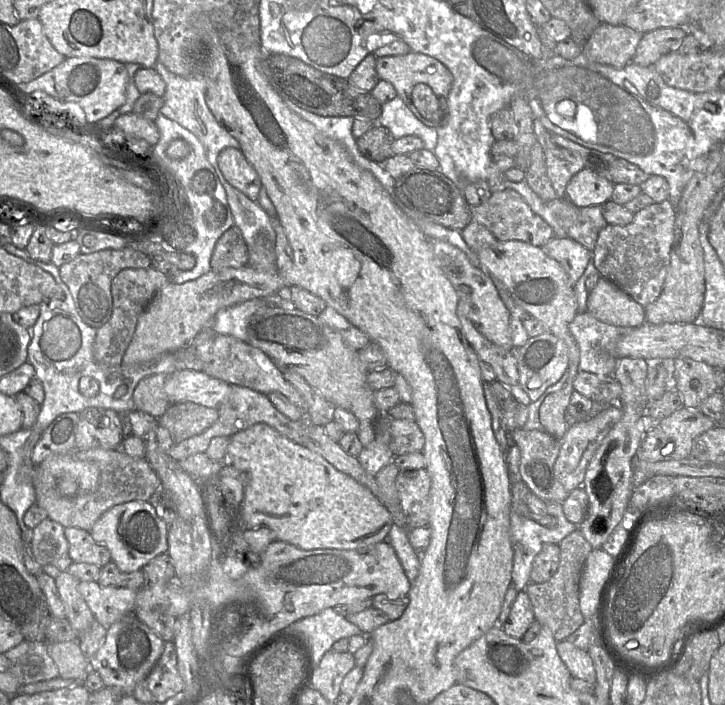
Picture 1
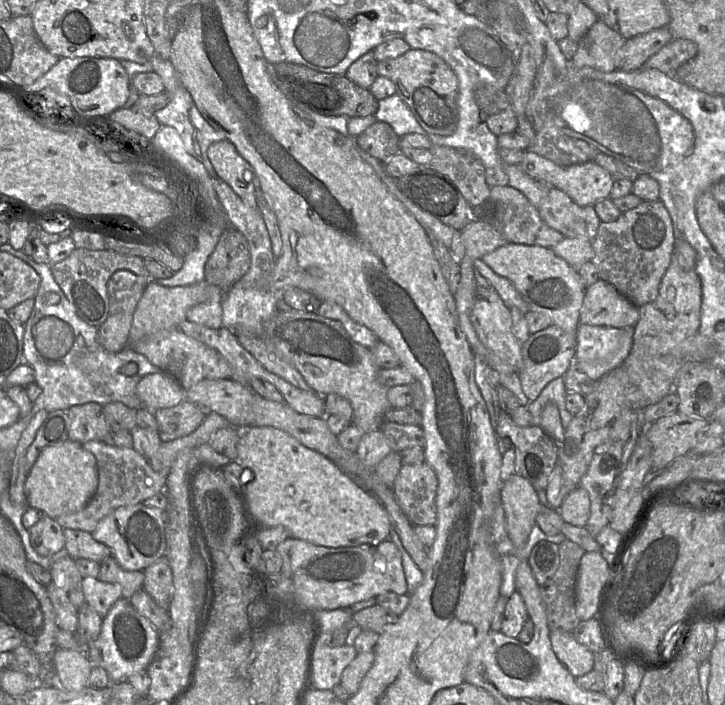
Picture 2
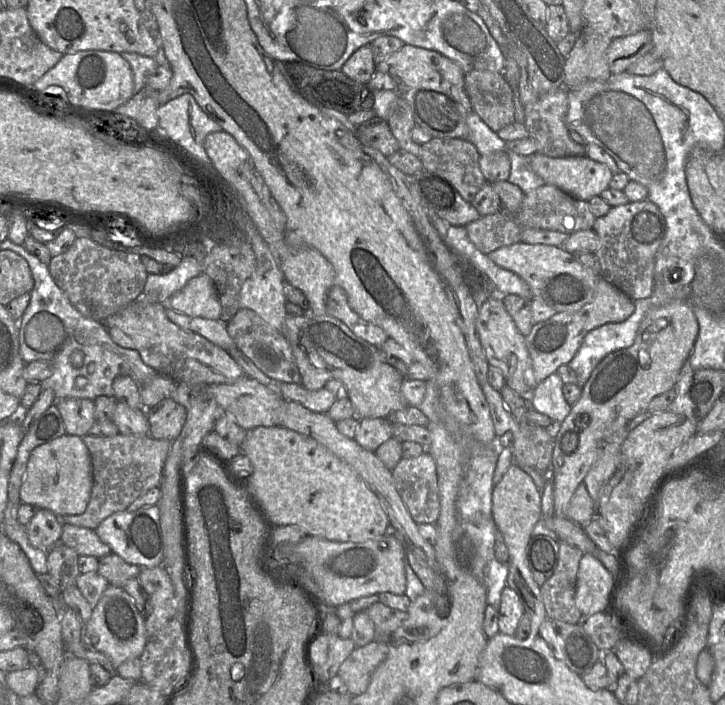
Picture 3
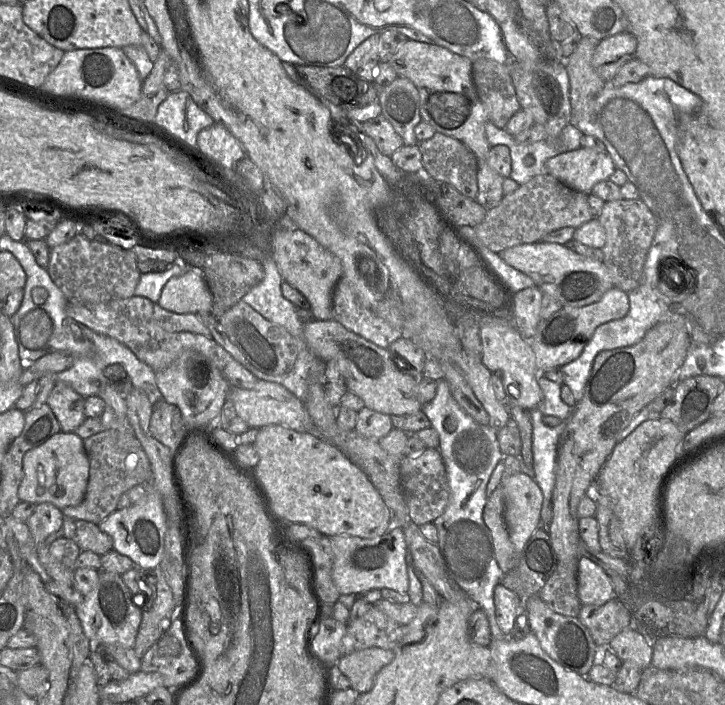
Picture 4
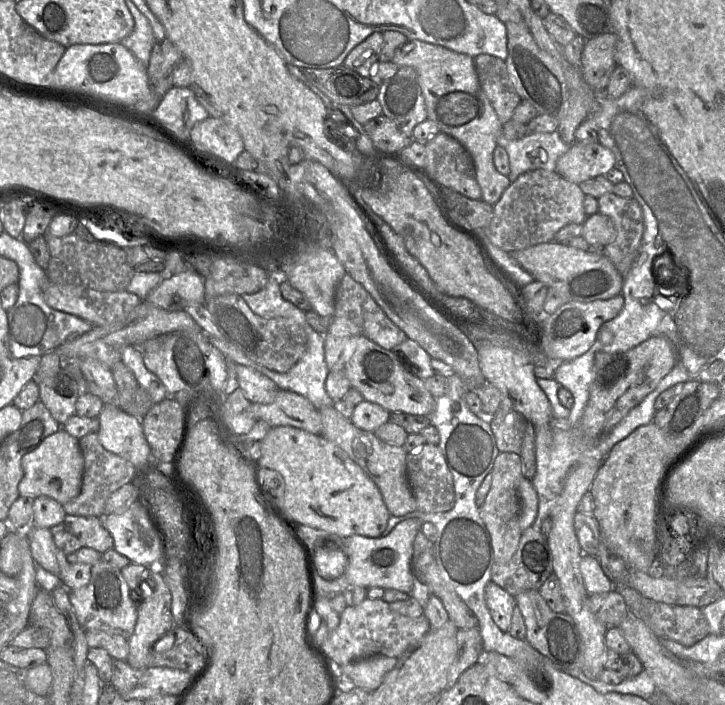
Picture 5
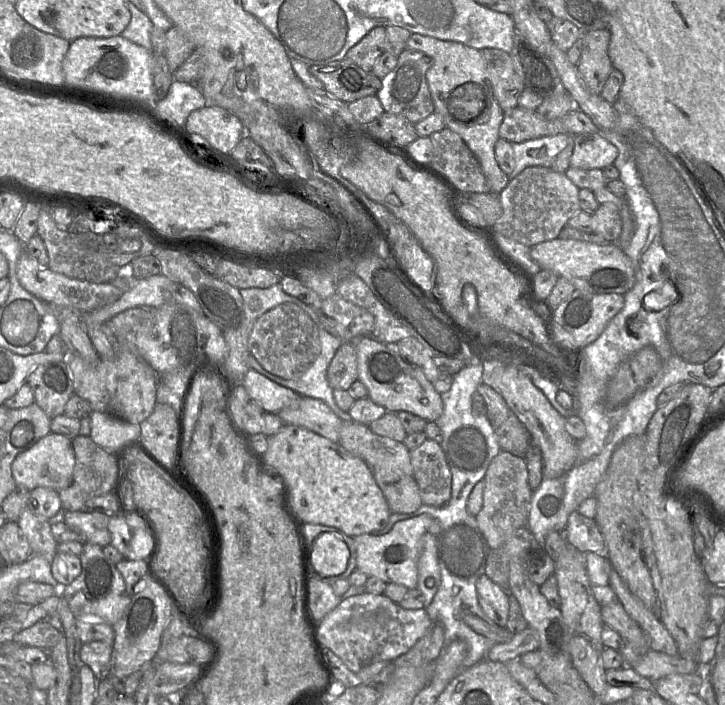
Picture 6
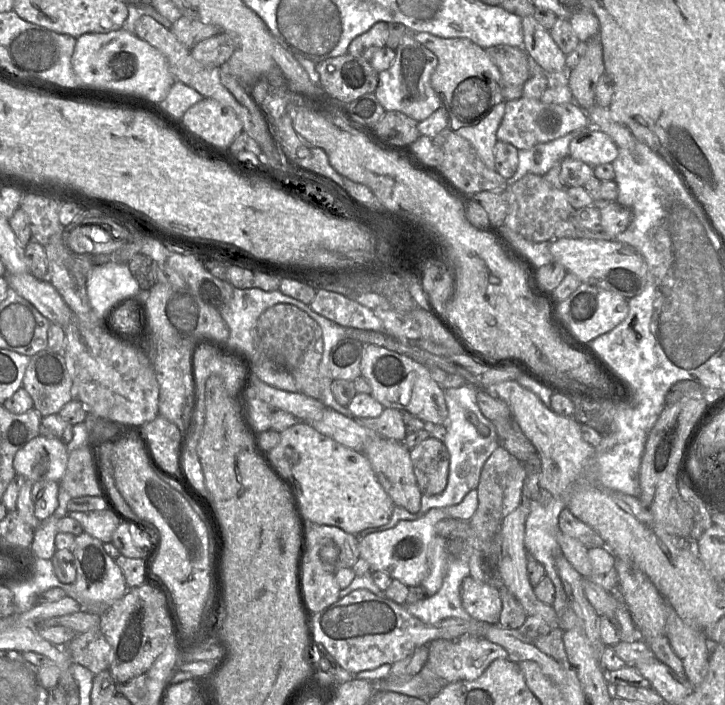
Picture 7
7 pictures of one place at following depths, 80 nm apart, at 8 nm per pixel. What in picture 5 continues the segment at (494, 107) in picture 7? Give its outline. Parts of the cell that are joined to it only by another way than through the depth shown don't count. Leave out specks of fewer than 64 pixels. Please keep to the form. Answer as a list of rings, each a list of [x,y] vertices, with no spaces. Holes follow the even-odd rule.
[[[407,40],[397,48],[392,62],[398,67],[410,66],[416,70],[427,119],[435,122],[440,132],[452,136],[466,148],[474,161],[481,199],[494,206],[511,182],[498,172],[493,162],[494,149],[503,124],[480,86],[474,58],[437,44]]]

